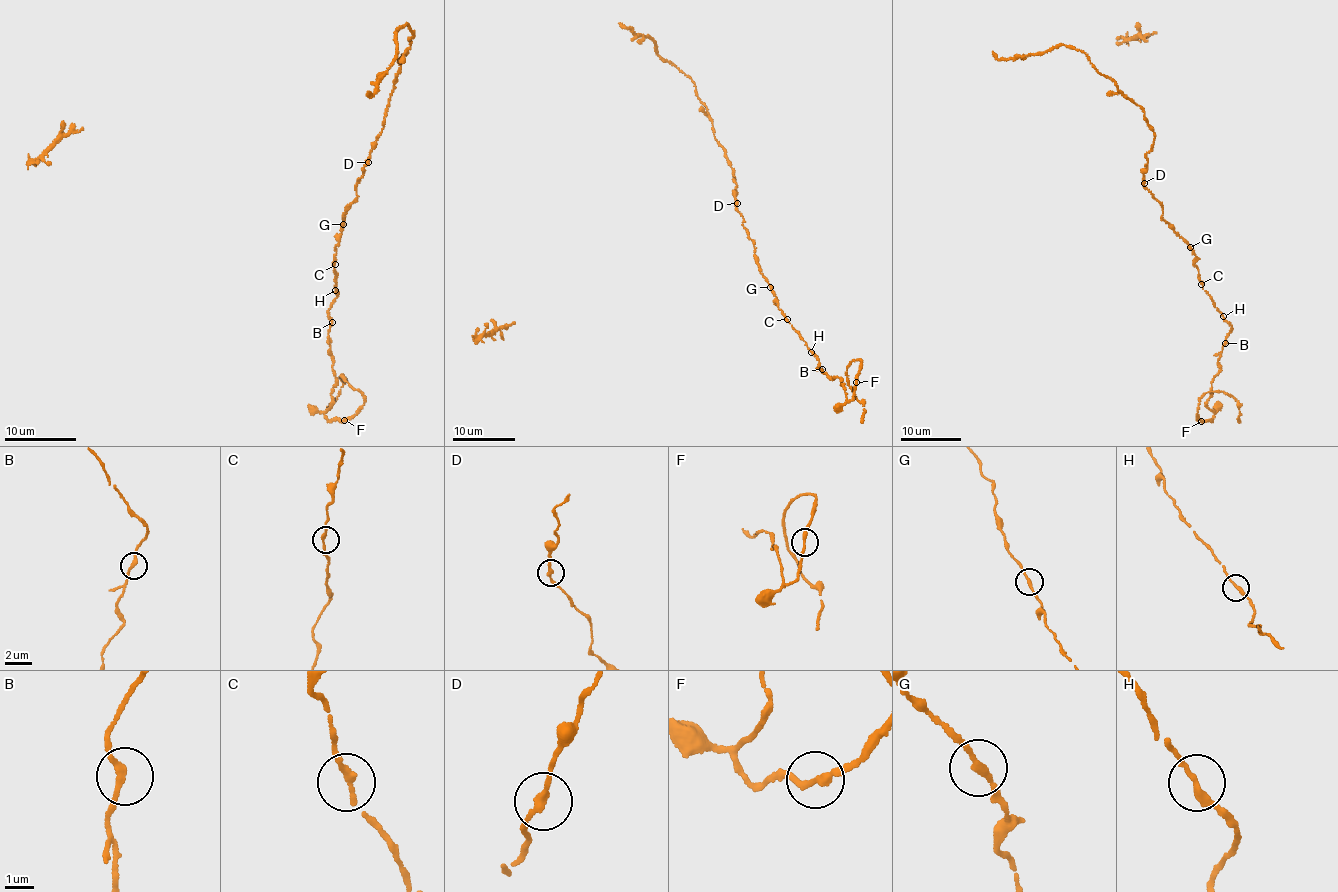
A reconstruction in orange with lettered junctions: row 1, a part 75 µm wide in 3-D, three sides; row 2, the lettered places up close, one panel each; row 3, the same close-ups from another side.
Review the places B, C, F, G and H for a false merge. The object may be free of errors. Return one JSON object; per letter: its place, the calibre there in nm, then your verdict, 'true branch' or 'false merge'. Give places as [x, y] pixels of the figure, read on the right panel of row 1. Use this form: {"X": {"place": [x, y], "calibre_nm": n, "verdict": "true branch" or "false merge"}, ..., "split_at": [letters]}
{"B": {"place": [1225, 343], "calibre_nm": 200, "verdict": "true branch"}, "C": {"place": [1201, 284], "calibre_nm": 200, "verdict": "true branch"}, "F": {"place": [1201, 421], "calibre_nm": 240, "verdict": "true branch"}, "G": {"place": [1190, 247], "calibre_nm": 200, "verdict": "true branch"}, "H": {"place": [1223, 316], "calibre_nm": 240, "verdict": "true branch"}, "split_at": []}

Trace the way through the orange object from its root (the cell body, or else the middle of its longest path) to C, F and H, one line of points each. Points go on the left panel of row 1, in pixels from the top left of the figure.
C: (344, 214), (340, 241), (335, 246), (335, 264)
F: (344, 214), (333, 263), (337, 295), (328, 310), (335, 386), (332, 407), (324, 413), (332, 421), (344, 420)
H: (344, 214), (334, 256), (335, 290)

